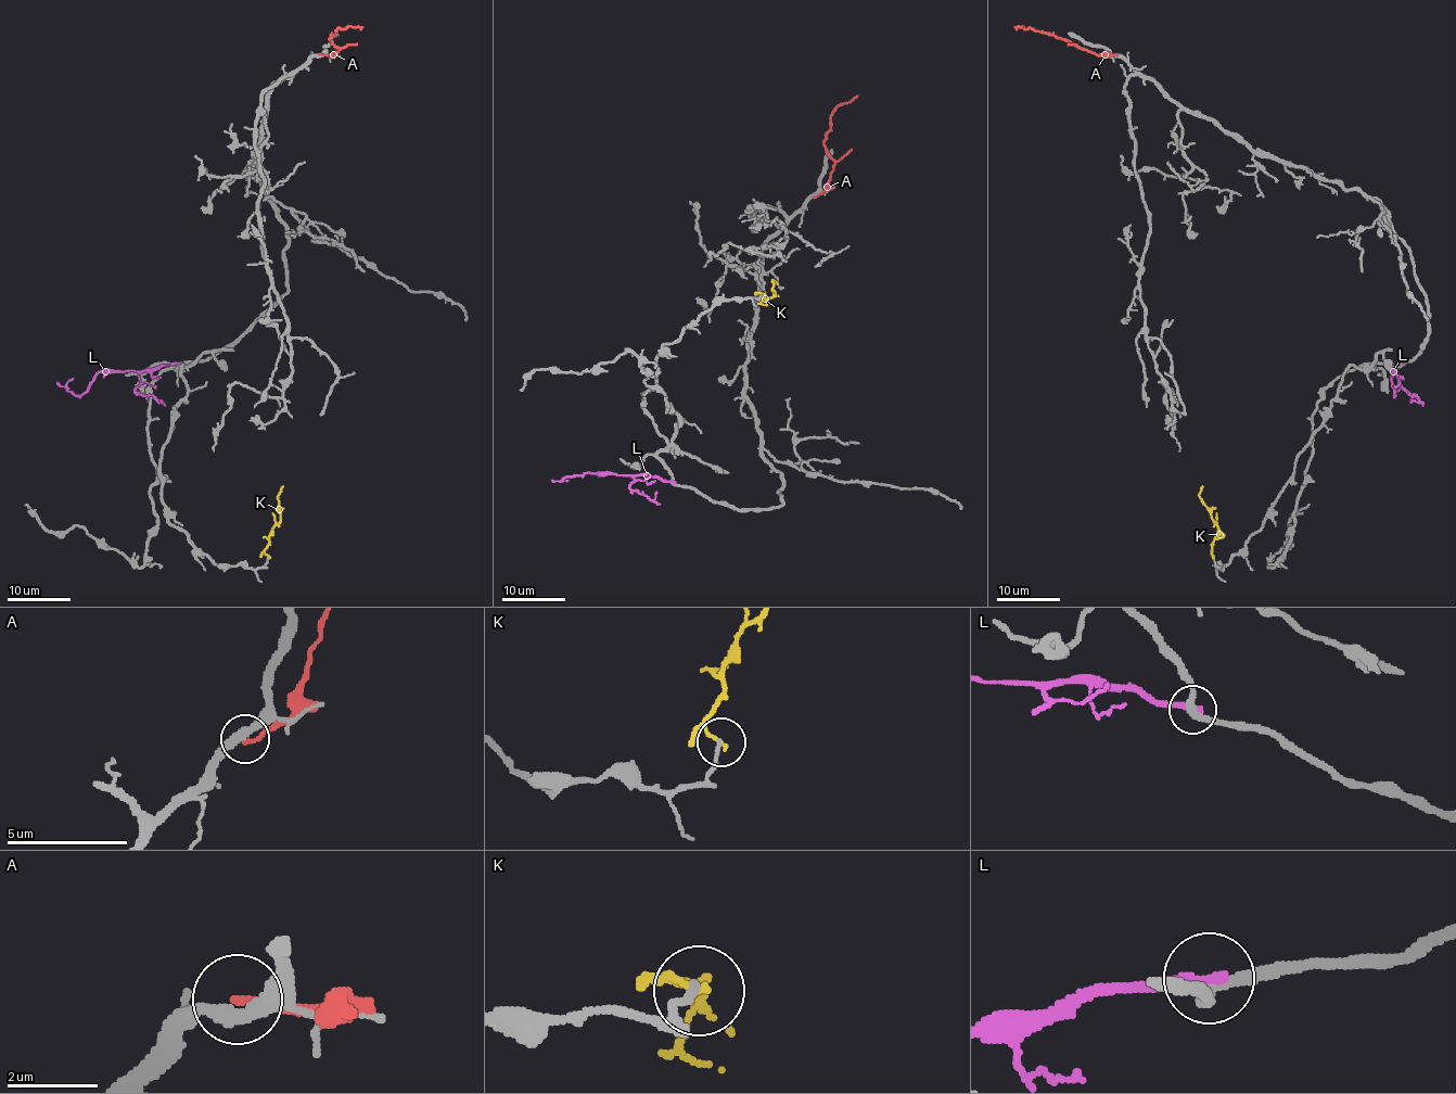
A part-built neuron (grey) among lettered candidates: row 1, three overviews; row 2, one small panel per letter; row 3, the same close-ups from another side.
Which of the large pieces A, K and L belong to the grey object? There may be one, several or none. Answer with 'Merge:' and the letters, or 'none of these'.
Merge: none of these

